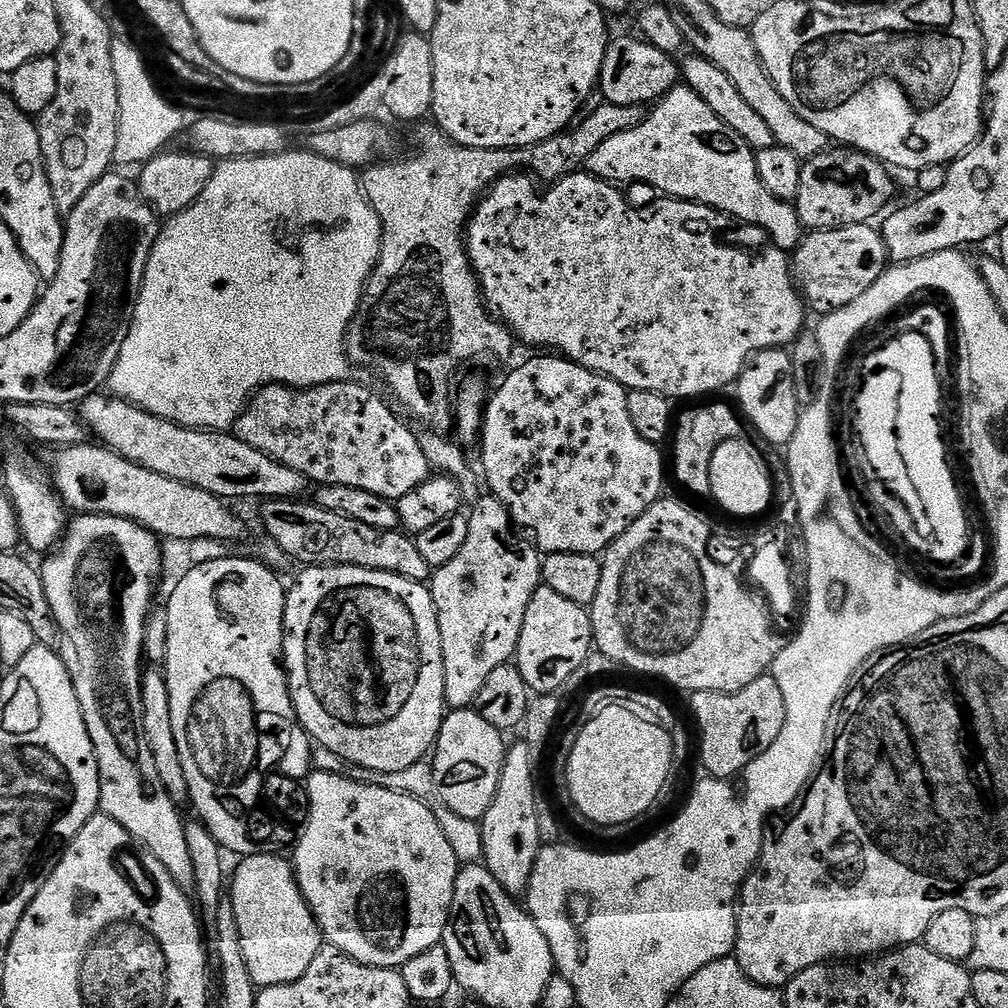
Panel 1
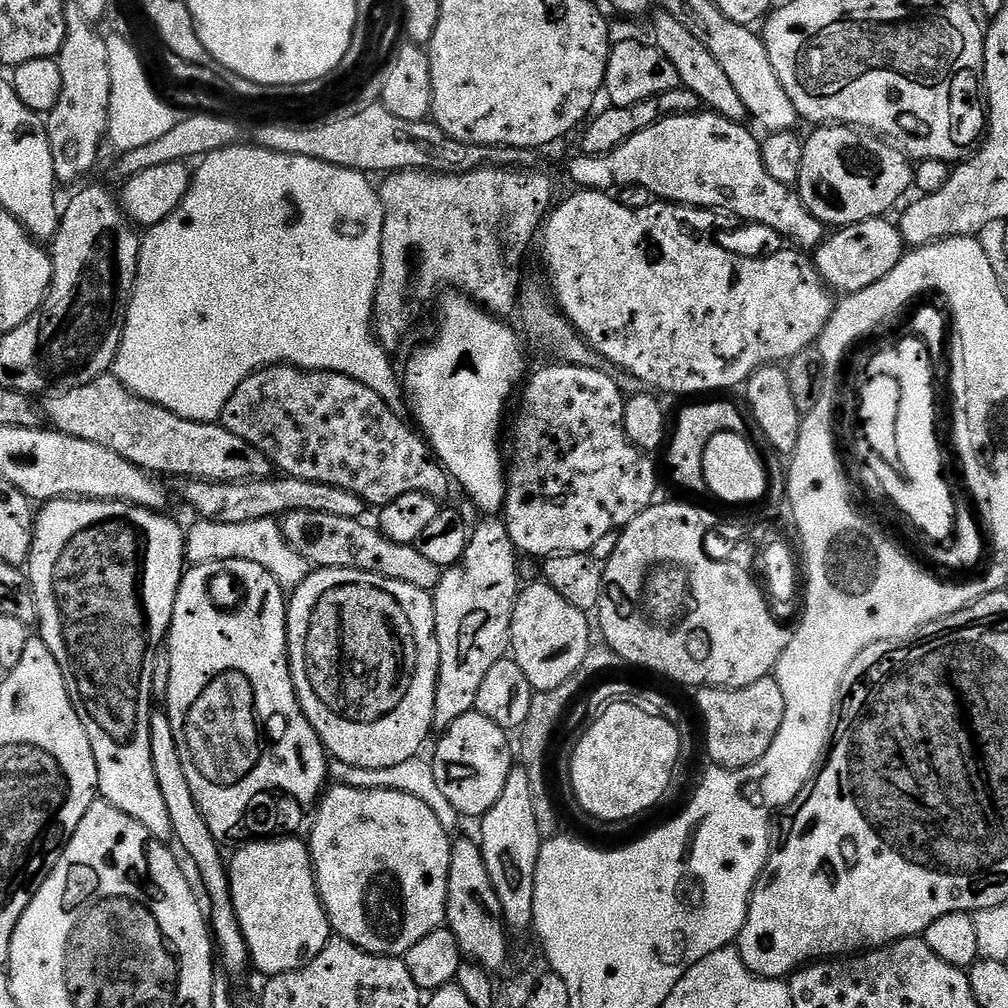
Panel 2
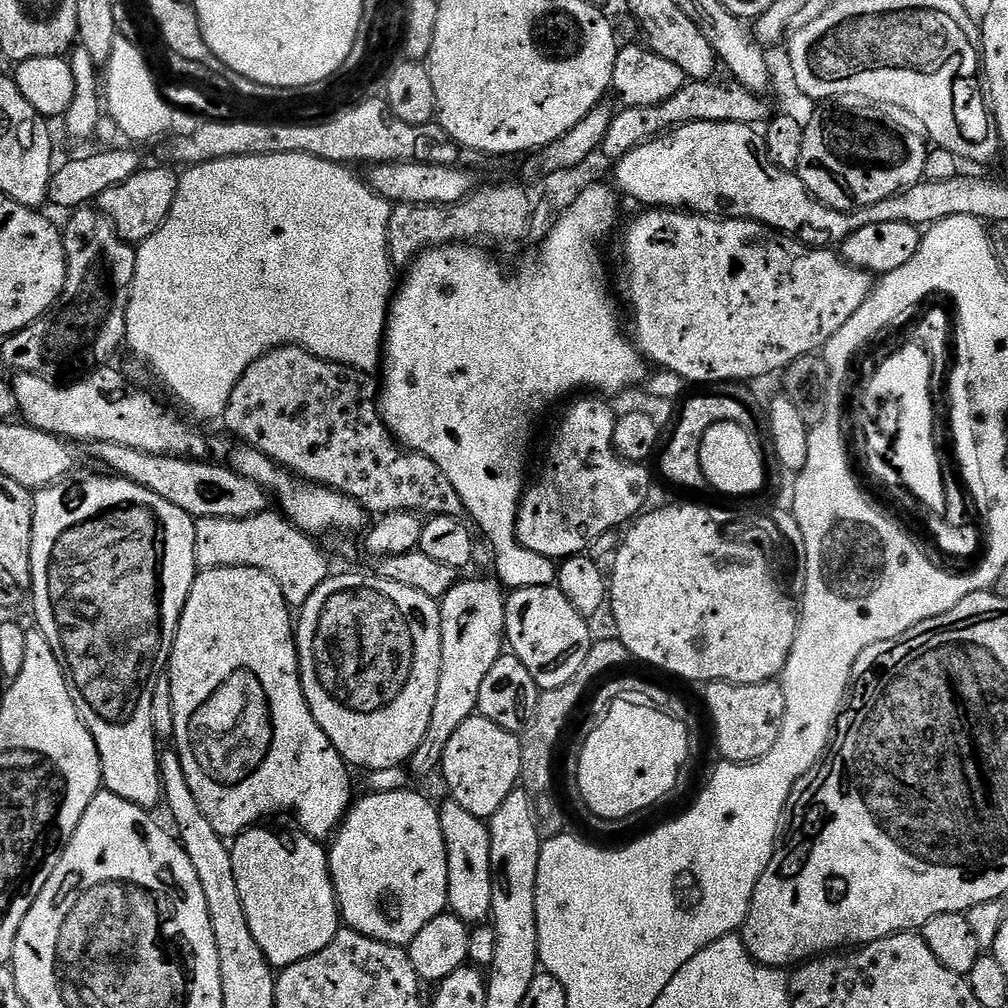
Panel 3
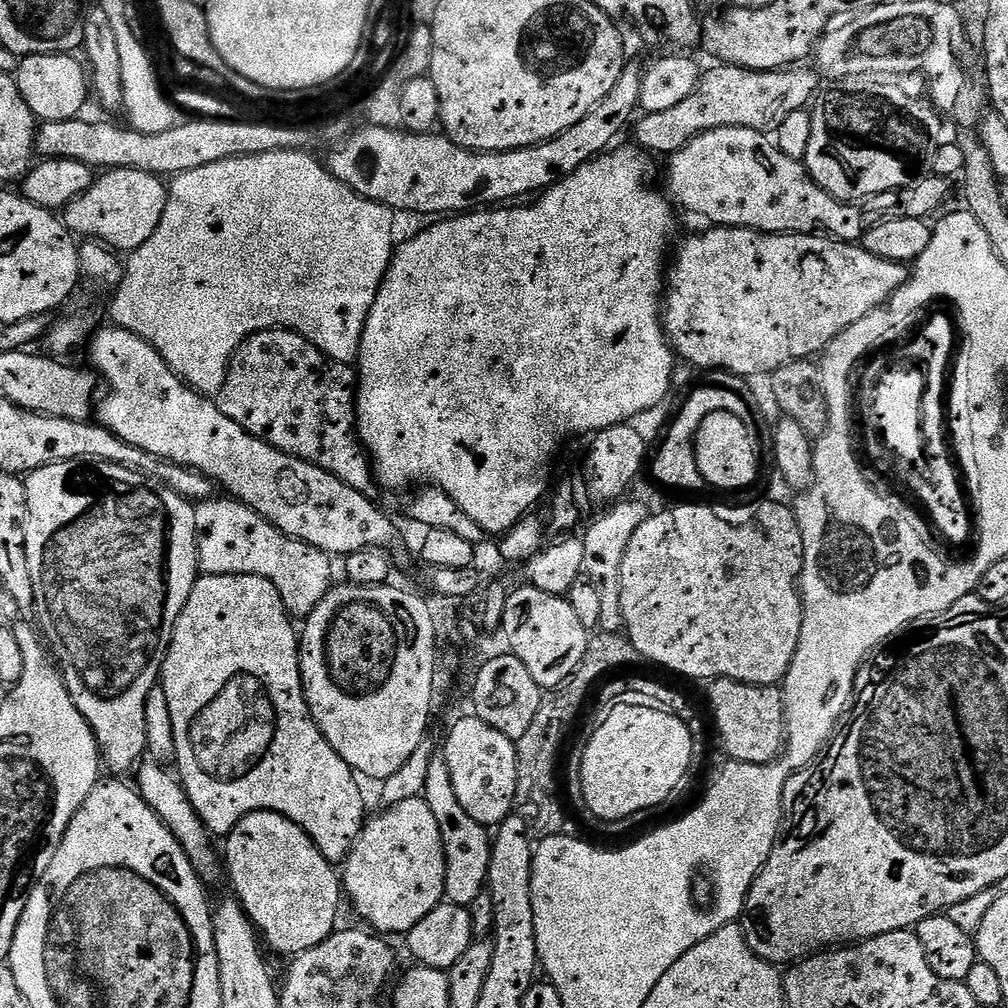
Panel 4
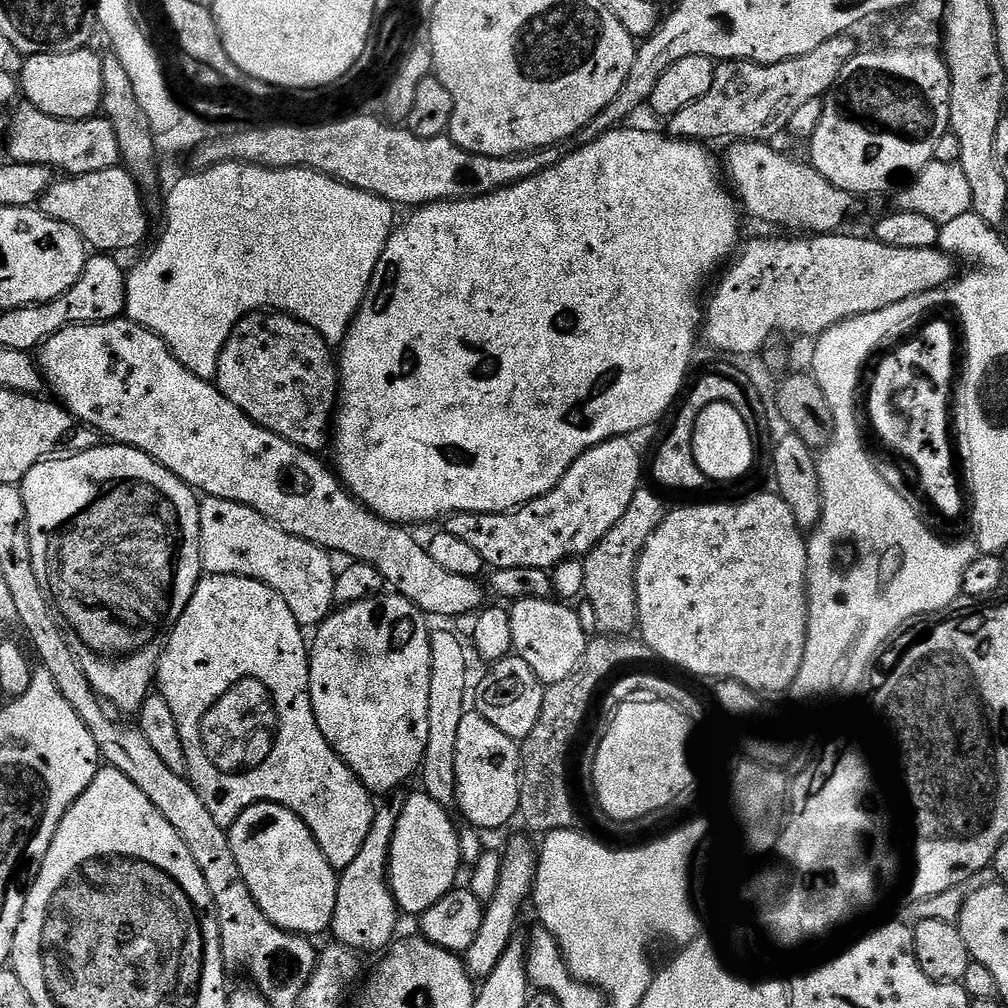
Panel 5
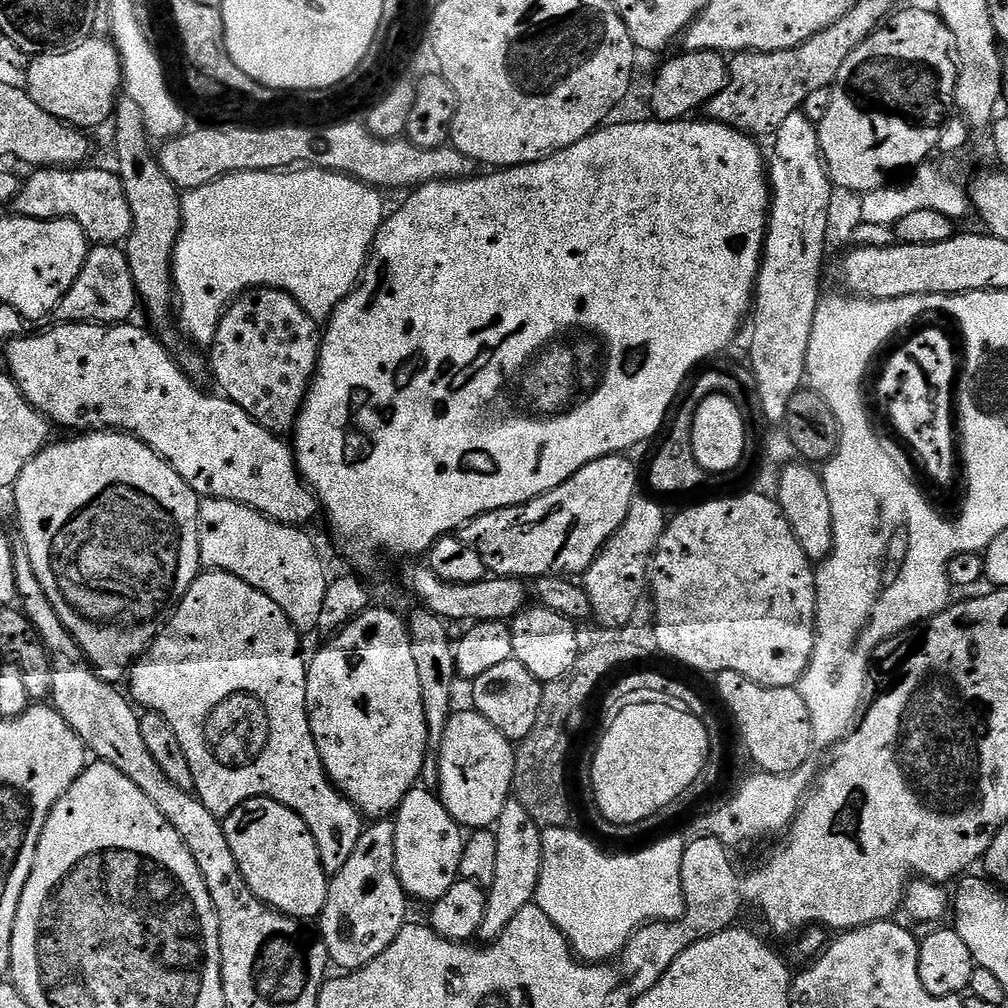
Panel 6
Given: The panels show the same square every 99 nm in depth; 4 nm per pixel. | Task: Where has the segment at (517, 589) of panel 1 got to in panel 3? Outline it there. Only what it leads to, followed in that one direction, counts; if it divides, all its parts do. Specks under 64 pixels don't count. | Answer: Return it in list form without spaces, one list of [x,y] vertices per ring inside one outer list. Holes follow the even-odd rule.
[[[489,578],[489,580],[461,579],[444,596],[444,599],[439,601],[442,662],[438,674],[438,698],[434,698],[434,714],[430,714],[430,726],[426,726],[426,738],[422,738],[422,742],[418,742],[418,750],[414,750],[411,760],[406,765],[407,771],[413,777],[428,776],[435,768],[437,771],[443,765],[444,751],[446,745],[450,743],[450,738],[454,738],[454,730],[458,730],[458,726],[462,726],[462,722],[466,722],[471,716],[477,715],[478,690],[482,690],[482,681],[490,671],[490,666],[494,666],[494,662],[498,662],[506,644],[504,635],[505,599],[506,596],[501,585],[495,579]]]

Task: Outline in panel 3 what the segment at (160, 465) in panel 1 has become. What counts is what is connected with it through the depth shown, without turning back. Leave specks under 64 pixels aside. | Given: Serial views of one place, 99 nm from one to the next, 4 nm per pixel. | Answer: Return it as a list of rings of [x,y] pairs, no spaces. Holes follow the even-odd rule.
[[[108,366],[97,367],[100,369],[90,373],[85,380],[80,380],[77,384],[68,384],[65,388],[51,384],[48,376],[35,376],[29,372],[15,373],[11,377],[10,385],[23,423],[27,424],[29,428],[49,432],[52,436],[61,437],[68,442],[73,442],[72,440],[116,442],[122,446],[130,446],[134,450],[142,450],[146,454],[191,457],[193,460],[202,460],[209,455],[207,453],[208,440],[202,433],[195,432],[188,424],[183,424],[178,417],[163,412],[146,393],[128,393],[128,384],[124,381],[123,374],[116,368],[104,367]]]

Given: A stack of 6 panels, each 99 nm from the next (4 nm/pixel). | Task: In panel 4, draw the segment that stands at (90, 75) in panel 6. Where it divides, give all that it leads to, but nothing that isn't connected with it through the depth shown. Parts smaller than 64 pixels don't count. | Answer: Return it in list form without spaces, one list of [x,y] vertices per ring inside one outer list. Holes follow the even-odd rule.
[[[57,54],[54,56],[23,57],[14,73],[16,85],[20,88],[26,106],[30,106],[37,121],[75,120],[88,104],[90,96],[90,76],[85,65],[76,61],[72,54]]]

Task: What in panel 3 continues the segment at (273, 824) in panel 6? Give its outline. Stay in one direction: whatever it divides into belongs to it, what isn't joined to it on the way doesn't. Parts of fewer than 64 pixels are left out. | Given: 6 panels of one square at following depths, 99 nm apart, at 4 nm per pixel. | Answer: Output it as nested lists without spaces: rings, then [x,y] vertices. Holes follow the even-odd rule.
[[[253,826],[231,841],[234,882],[238,882],[238,894],[246,910],[246,922],[250,922],[250,934],[262,950],[273,969],[289,968],[310,954],[318,954],[330,946],[334,934],[342,927],[340,905],[336,903],[336,891],[332,885],[332,872],[328,869],[328,852],[323,843],[317,842],[303,831],[271,832],[264,826]]]

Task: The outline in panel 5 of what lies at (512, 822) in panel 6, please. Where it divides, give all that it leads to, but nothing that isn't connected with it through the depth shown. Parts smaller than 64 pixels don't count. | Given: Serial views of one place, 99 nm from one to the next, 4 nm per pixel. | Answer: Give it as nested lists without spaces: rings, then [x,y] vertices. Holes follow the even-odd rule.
[[[524,836],[514,837],[502,848],[502,874],[498,874],[498,890],[494,890],[494,898],[487,901],[482,918],[482,930],[478,930],[474,942],[470,942],[470,946],[462,954],[464,969],[473,981],[482,982],[488,977],[498,966],[498,958],[502,958],[509,944],[513,943],[512,931],[516,928],[524,903],[529,903],[532,887],[536,885],[537,859],[537,849]]]

